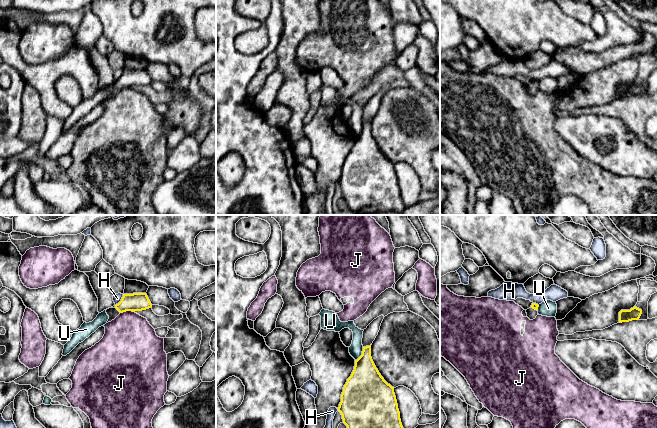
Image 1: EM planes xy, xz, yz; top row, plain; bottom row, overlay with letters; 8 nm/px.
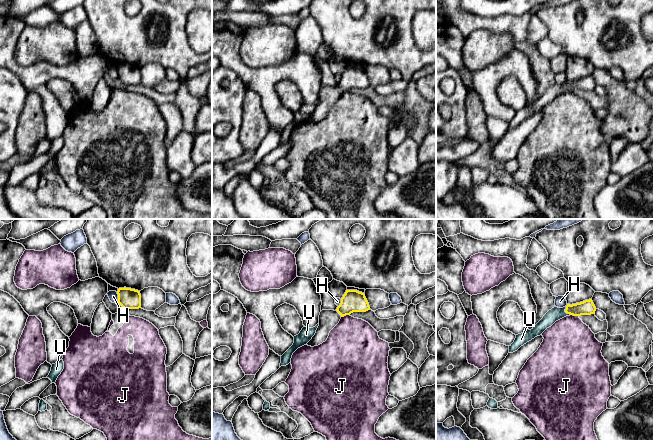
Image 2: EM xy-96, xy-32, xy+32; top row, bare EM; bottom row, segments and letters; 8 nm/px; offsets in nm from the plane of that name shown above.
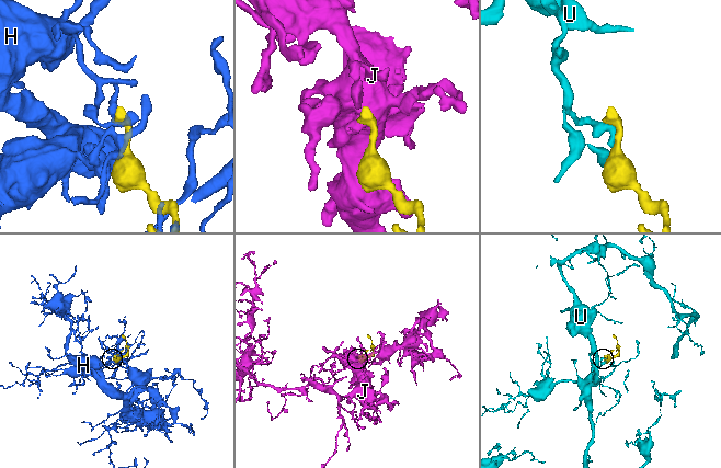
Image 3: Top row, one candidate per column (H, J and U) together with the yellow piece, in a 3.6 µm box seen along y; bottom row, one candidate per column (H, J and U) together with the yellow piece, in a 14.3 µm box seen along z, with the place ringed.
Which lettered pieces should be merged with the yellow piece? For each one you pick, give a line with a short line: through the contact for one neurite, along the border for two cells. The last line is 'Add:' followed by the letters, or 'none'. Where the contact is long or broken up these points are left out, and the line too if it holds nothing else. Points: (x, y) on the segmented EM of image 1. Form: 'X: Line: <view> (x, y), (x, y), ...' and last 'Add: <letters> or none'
Add: none

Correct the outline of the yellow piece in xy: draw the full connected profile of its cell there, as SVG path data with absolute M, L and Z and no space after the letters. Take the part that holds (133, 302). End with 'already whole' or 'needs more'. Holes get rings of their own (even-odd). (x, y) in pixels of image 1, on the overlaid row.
M146 293L123 294L121 301L114 308L111 307L106 310L109 316L107 323L114 320L120 313L142 311L151 307L152 304Z; needs more

